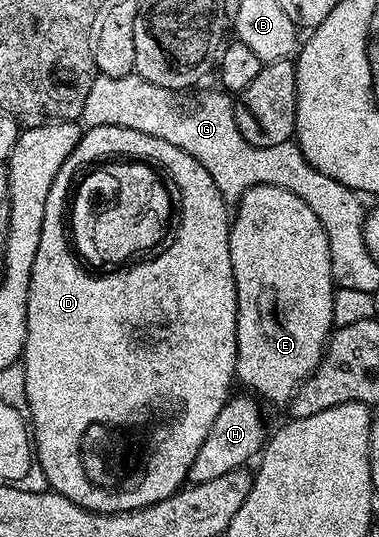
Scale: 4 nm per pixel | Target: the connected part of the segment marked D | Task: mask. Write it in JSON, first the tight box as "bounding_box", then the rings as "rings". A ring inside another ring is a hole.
{"bounding_box":[20,126,238,514],"rings":[[[92,126],[89,127],[83,133],[82,139],[78,141],[76,144],[76,148],[71,152],[68,156],[68,160],[64,160],[64,164],[60,168],[60,172],[56,176],[56,180],[52,184],[52,192],[48,192],[48,204],[44,208],[44,220],[52,220],[52,218],[62,218],[62,194],[66,194],[66,181],[68,180],[68,176],[70,176],[70,170],[74,170],[74,166],[82,166],[82,162],[90,162],[90,158],[98,158],[98,154],[111,154],[115,160],[129,160],[134,154],[146,154],[146,158],[154,158],[154,162],[162,162],[162,166],[166,166],[166,170],[170,170],[170,174],[174,174],[174,182],[178,182],[178,186],[182,186],[182,202],[186,202],[186,218],[182,218],[182,234],[178,234],[178,243],[175,245],[174,250],[170,250],[169,253],[165,253],[163,257],[157,257],[157,262],[151,263],[148,265],[141,265],[140,268],[126,268],[121,272],[113,272],[106,274],[100,280],[91,280],[91,278],[83,278],[81,274],[77,272],[71,272],[69,269],[65,270],[65,268],[58,268],[56,264],[52,264],[52,262],[34,262],[34,267],[32,268],[32,276],[30,277],[30,287],[28,288],[28,296],[26,299],[28,300],[28,312],[26,313],[26,347],[22,350],[22,357],[20,359],[20,365],[24,368],[24,388],[26,389],[24,395],[24,406],[27,406],[30,409],[30,416],[28,412],[28,422],[32,428],[48,428],[48,426],[52,426],[52,432],[54,434],[58,434],[60,430],[64,430],[64,428],[78,428],[78,432],[82,432],[83,426],[86,426],[86,422],[90,422],[92,419],[90,418],[90,414],[92,414],[92,406],[94,404],[98,404],[100,400],[104,400],[104,396],[106,396],[106,400],[114,400],[114,398],[122,398],[122,406],[126,406],[126,404],[130,404],[132,400],[136,400],[138,398],[138,404],[142,404],[143,396],[152,396],[154,394],[154,390],[170,390],[170,394],[178,394],[178,398],[182,398],[182,402],[186,402],[186,418],[178,418],[178,422],[174,422],[174,430],[164,430],[164,454],[156,454],[154,457],[154,462],[150,462],[150,466],[146,466],[146,471],[143,474],[138,474],[138,478],[134,478],[134,482],[130,482],[130,486],[126,486],[126,490],[122,490],[122,494],[102,494],[102,490],[94,490],[94,486],[90,486],[90,492],[86,492],[86,490],[80,490],[80,482],[82,482],[82,486],[87,486],[87,482],[84,482],[84,476],[82,480],[76,480],[76,482],[70,482],[70,488],[66,490],[66,492],[59,492],[60,496],[64,496],[68,500],[72,500],[72,504],[76,504],[80,508],[84,508],[85,510],[91,510],[92,512],[96,512],[97,514],[127,514],[130,510],[142,510],[146,506],[151,506],[152,504],[156,504],[160,500],[168,500],[172,495],[178,493],[179,490],[183,489],[187,485],[188,479],[190,477],[190,469],[192,468],[192,460],[196,460],[196,452],[200,448],[202,444],[204,444],[204,436],[208,436],[208,428],[212,428],[212,422],[216,420],[216,416],[220,416],[220,408],[224,408],[224,404],[230,401],[232,397],[232,391],[230,391],[230,385],[235,385],[236,382],[236,367],[238,364],[238,345],[236,344],[236,328],[238,327],[238,301],[236,300],[236,284],[234,283],[234,273],[232,272],[232,256],[230,255],[230,228],[232,225],[232,214],[231,211],[226,211],[226,206],[228,206],[227,199],[223,198],[222,193],[218,191],[216,188],[216,184],[212,180],[212,176],[208,176],[208,172],[204,168],[204,164],[200,164],[195,158],[192,156],[188,156],[188,152],[184,152],[180,148],[176,148],[176,144],[168,144],[168,140],[156,140],[156,136],[148,136],[144,132],[132,132],[132,128],[120,128],[119,126]],[[170,338],[175,338],[178,341],[178,366],[162,366],[162,357],[166,354],[166,349],[170,346]]]}

